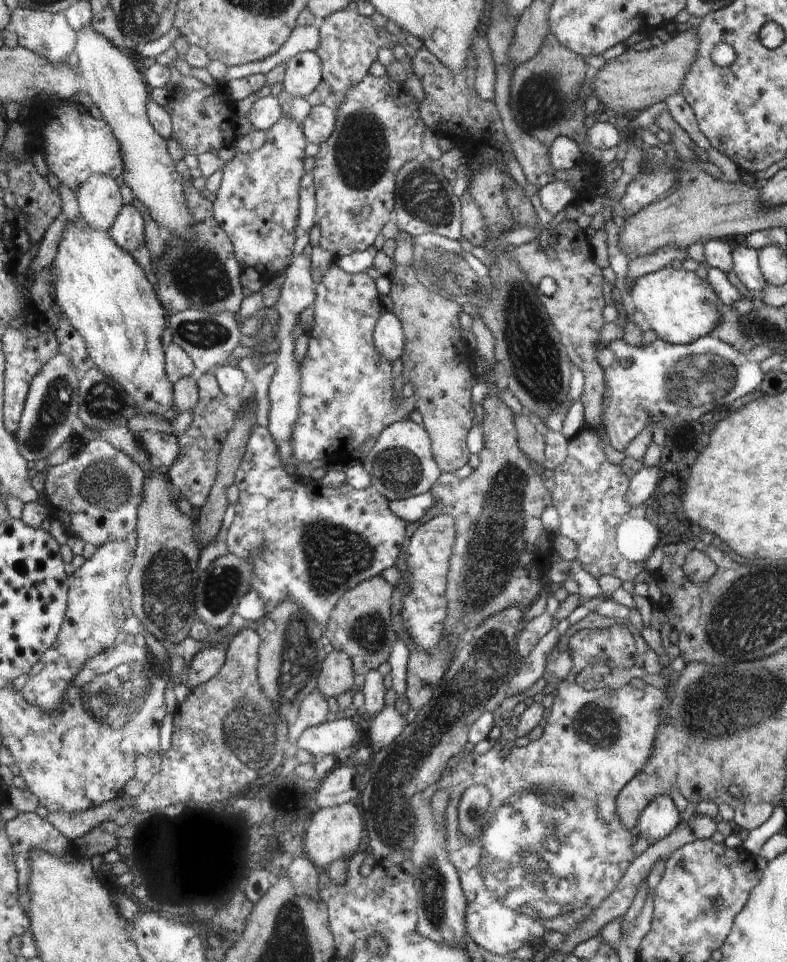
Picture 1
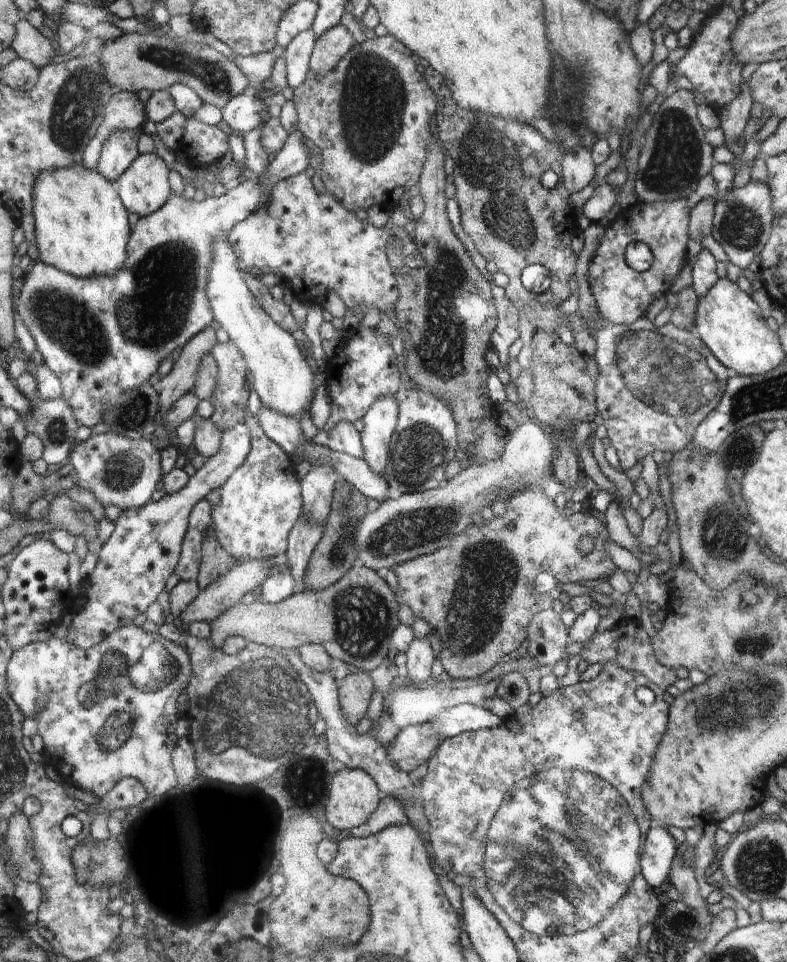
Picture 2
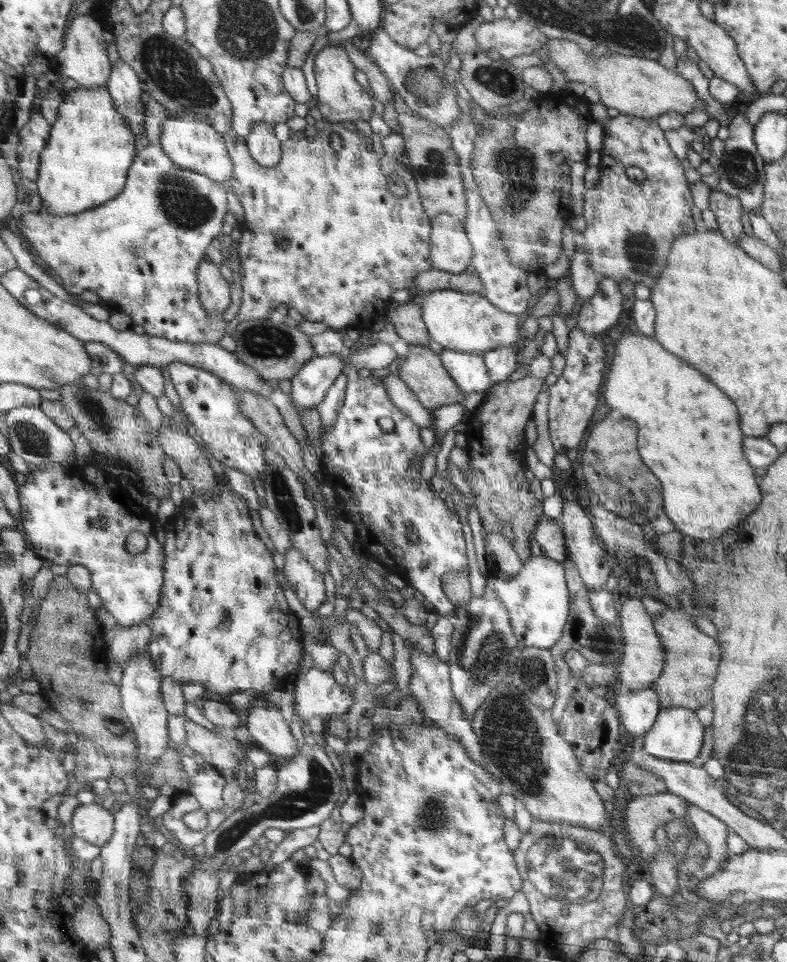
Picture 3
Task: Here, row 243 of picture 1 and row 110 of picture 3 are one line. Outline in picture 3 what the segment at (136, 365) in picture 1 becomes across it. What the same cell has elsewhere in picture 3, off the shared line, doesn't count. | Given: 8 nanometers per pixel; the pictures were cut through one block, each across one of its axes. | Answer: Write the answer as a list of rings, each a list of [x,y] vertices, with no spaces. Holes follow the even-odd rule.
[[[80,86],[72,92],[66,92],[65,98],[63,112],[54,124],[52,137],[42,155],[40,176],[36,181],[44,208],[47,208],[49,214],[60,217],[95,210],[122,195],[127,187],[132,165],[139,156],[137,138],[128,127],[128,121],[116,109],[108,87],[87,90]]]

